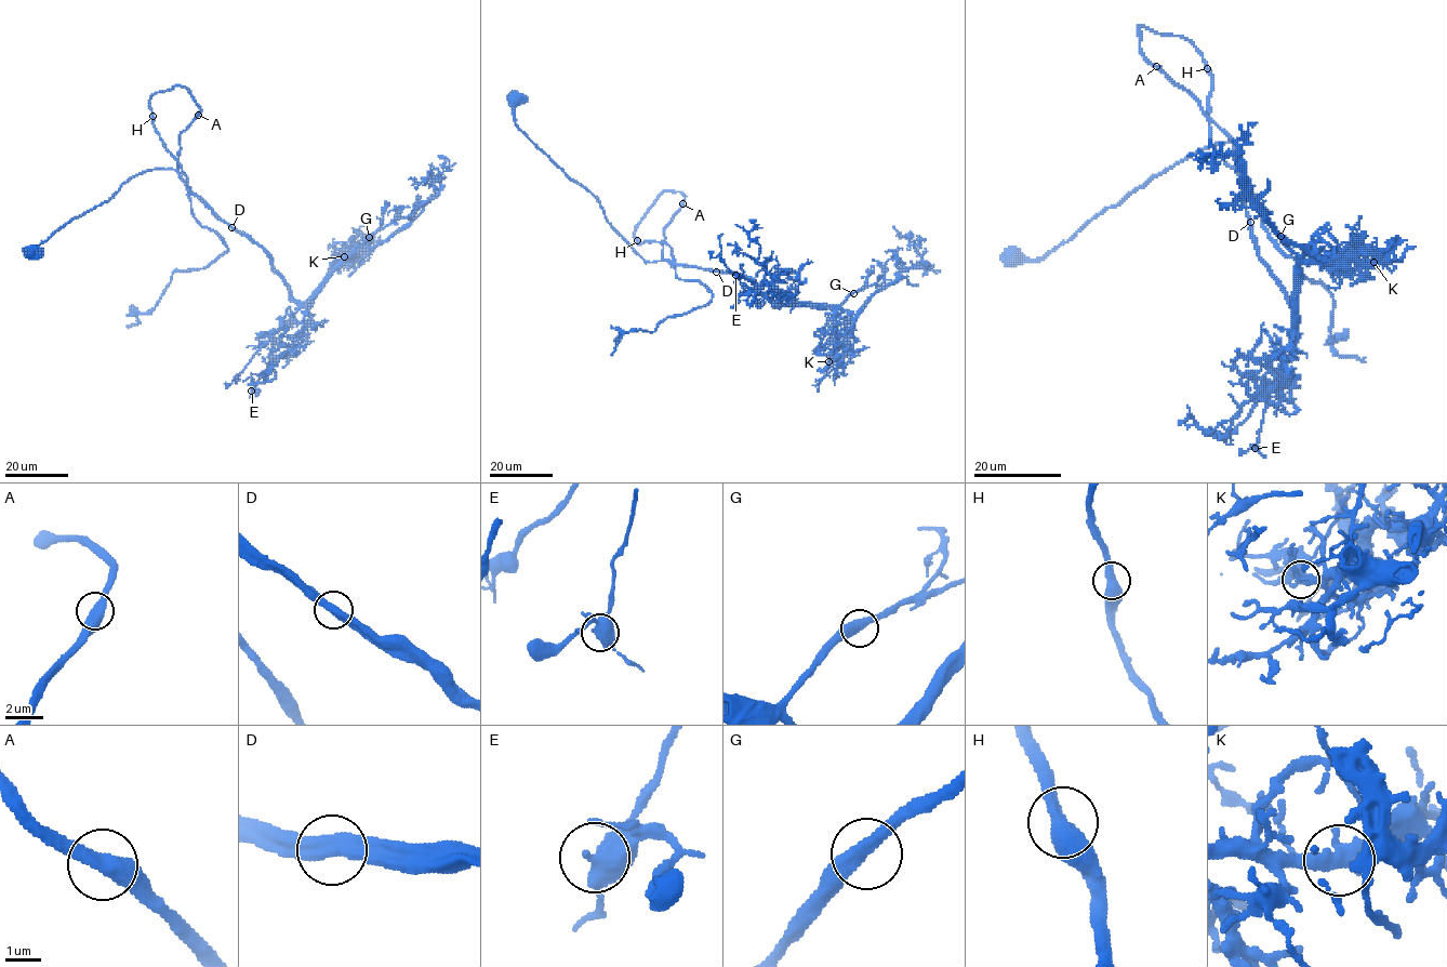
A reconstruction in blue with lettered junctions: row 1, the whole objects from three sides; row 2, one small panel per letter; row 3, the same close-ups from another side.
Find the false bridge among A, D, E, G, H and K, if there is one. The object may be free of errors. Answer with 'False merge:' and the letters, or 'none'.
False merge: none

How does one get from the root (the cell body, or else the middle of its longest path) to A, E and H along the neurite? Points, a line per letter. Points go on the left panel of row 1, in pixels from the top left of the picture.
A: (28, 252), (29, 254), (77, 216), (105, 202), (137, 174), (155, 169), (175, 170), (178, 136), (198, 115)
E: (28, 252), (137, 174), (173, 169), (263, 249), (308, 313), (301, 335), (251, 391)
H: (28, 252), (143, 172), (173, 169), (189, 188), (153, 116)

